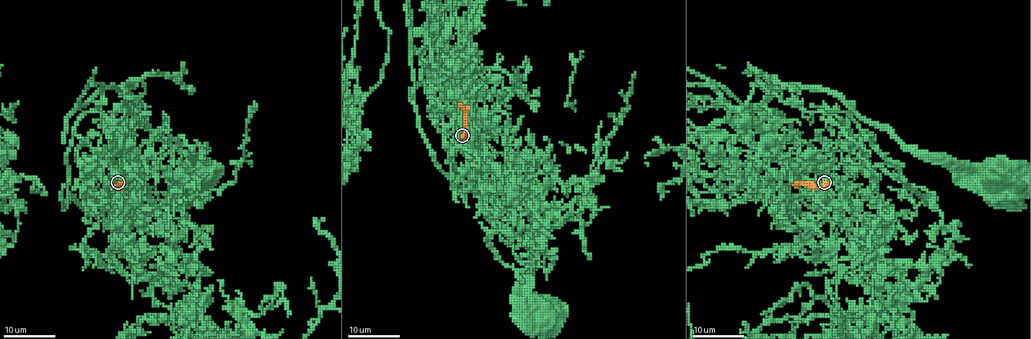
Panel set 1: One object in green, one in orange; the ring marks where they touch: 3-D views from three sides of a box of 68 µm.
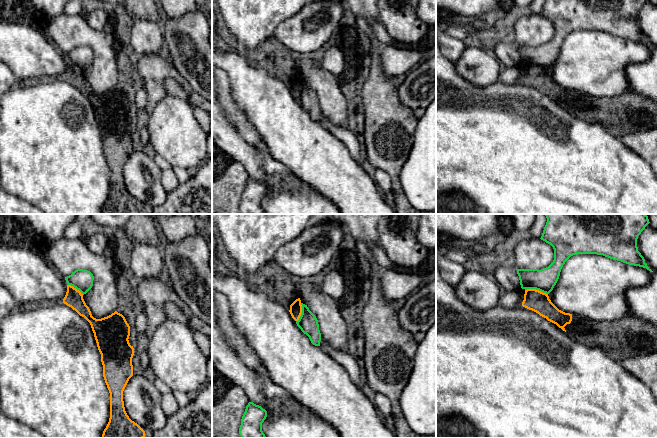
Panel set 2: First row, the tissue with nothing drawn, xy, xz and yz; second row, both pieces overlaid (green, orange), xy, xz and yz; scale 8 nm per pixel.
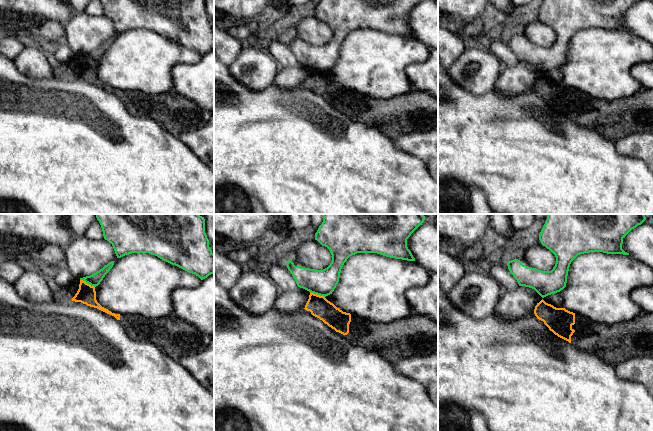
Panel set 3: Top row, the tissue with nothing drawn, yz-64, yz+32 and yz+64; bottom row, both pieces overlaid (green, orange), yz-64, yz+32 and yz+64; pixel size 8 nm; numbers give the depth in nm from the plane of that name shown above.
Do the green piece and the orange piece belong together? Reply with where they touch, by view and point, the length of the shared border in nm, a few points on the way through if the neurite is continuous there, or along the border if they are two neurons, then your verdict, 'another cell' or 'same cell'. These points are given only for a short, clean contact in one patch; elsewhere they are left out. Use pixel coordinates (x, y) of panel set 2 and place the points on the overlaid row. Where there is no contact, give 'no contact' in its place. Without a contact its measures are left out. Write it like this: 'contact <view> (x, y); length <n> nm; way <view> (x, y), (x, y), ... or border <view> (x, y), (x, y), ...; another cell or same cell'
contact yz (536, 289); length 190 nm; border yz (525, 289), (538, 289), (547, 294); another cell

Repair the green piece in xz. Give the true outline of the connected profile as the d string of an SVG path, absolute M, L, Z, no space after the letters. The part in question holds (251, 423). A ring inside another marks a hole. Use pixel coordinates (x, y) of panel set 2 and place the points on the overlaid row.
M249 402L241 419L239 428L241 438L267 438L262 431L262 423L266 417L265 409Z

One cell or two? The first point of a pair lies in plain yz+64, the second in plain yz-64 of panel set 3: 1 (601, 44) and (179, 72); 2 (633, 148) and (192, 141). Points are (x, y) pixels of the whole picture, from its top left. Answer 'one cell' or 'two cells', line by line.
1: two cells
2: one cell

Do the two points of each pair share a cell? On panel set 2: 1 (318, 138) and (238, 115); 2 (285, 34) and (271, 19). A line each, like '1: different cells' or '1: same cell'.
1: different cells
2: different cells

